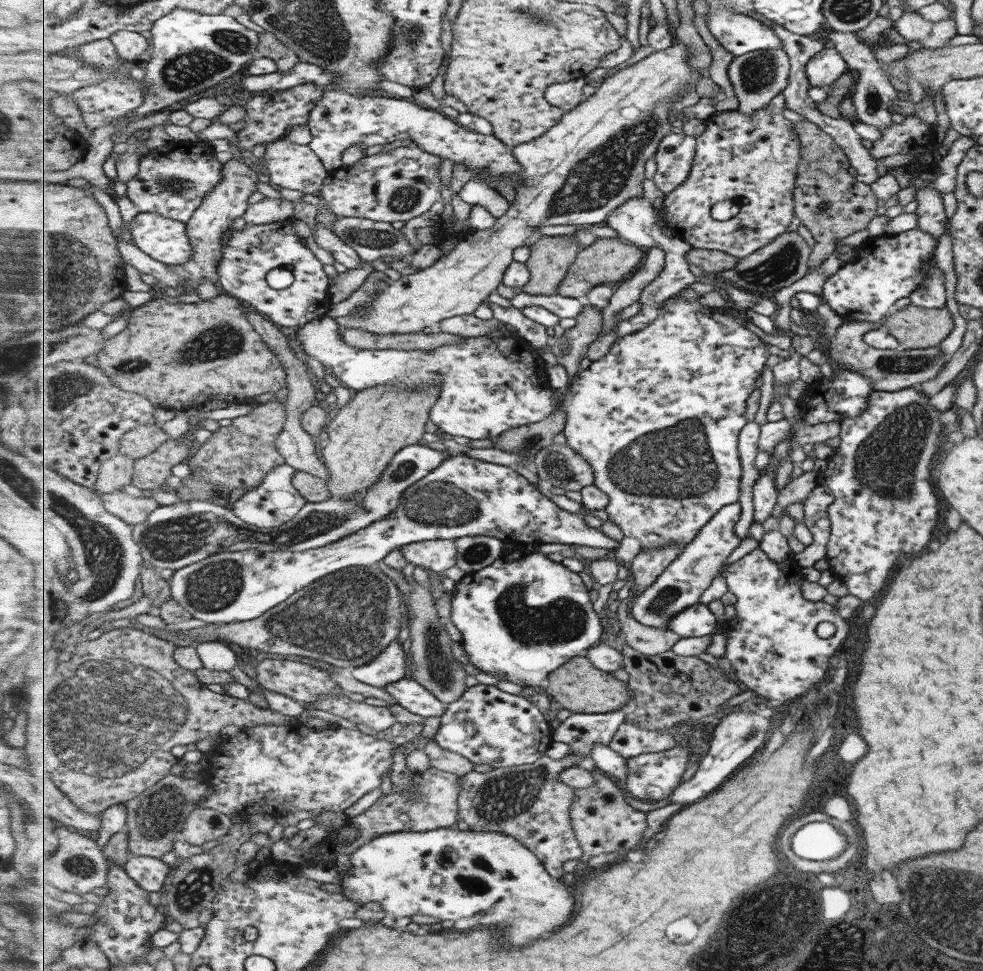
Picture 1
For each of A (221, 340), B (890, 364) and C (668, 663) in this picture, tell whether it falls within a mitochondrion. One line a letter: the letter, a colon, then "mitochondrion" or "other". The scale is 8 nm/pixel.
A: mitochondrion
B: mitochondrion
C: other

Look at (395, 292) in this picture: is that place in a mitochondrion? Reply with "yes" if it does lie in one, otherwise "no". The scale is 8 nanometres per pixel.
no

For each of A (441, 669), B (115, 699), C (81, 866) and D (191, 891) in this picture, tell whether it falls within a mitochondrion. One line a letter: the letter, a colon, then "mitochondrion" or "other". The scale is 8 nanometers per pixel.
A: mitochondrion
B: mitochondrion
C: mitochondrion
D: mitochondrion

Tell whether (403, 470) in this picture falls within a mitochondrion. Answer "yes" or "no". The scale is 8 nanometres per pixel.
yes

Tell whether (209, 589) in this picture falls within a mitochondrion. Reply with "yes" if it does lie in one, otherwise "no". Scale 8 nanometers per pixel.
yes

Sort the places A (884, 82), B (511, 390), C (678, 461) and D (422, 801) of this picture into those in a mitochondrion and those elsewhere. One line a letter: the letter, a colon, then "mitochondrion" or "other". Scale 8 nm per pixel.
A: other
B: other
C: mitochondrion
D: other

